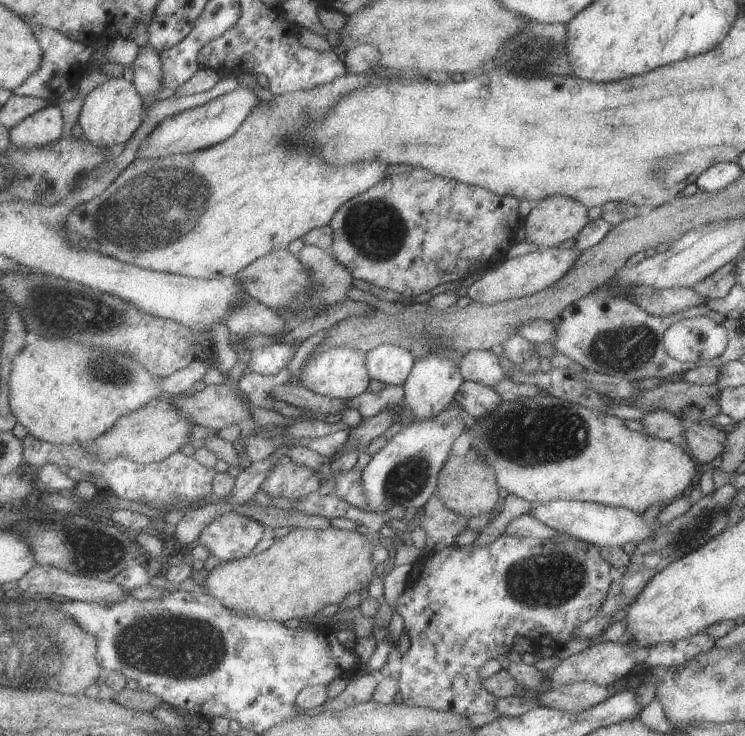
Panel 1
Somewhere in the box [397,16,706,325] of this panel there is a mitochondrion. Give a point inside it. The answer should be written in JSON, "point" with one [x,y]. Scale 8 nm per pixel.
{"point":[660,167]}

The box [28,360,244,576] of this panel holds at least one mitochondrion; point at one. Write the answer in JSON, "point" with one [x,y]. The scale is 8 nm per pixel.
{"point":[96,550]}

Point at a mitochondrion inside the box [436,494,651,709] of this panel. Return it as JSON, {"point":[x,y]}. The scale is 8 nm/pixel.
{"point":[552,579]}

